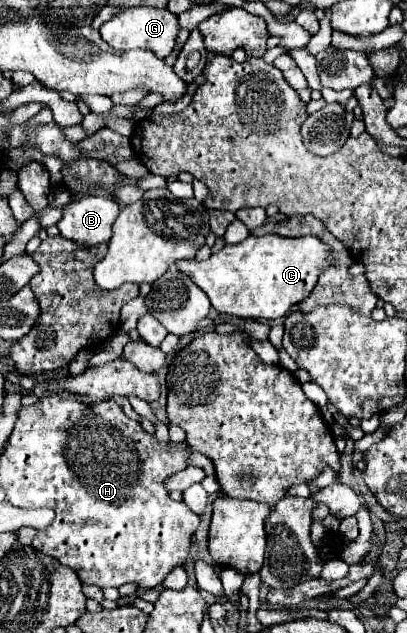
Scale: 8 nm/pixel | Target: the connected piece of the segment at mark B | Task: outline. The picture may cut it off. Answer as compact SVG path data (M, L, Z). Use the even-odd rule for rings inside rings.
M84 196L62 208L58 230L64 238L84 246L102 244L110 240L112 224L118 218L118 212L118 204L110 198Z

